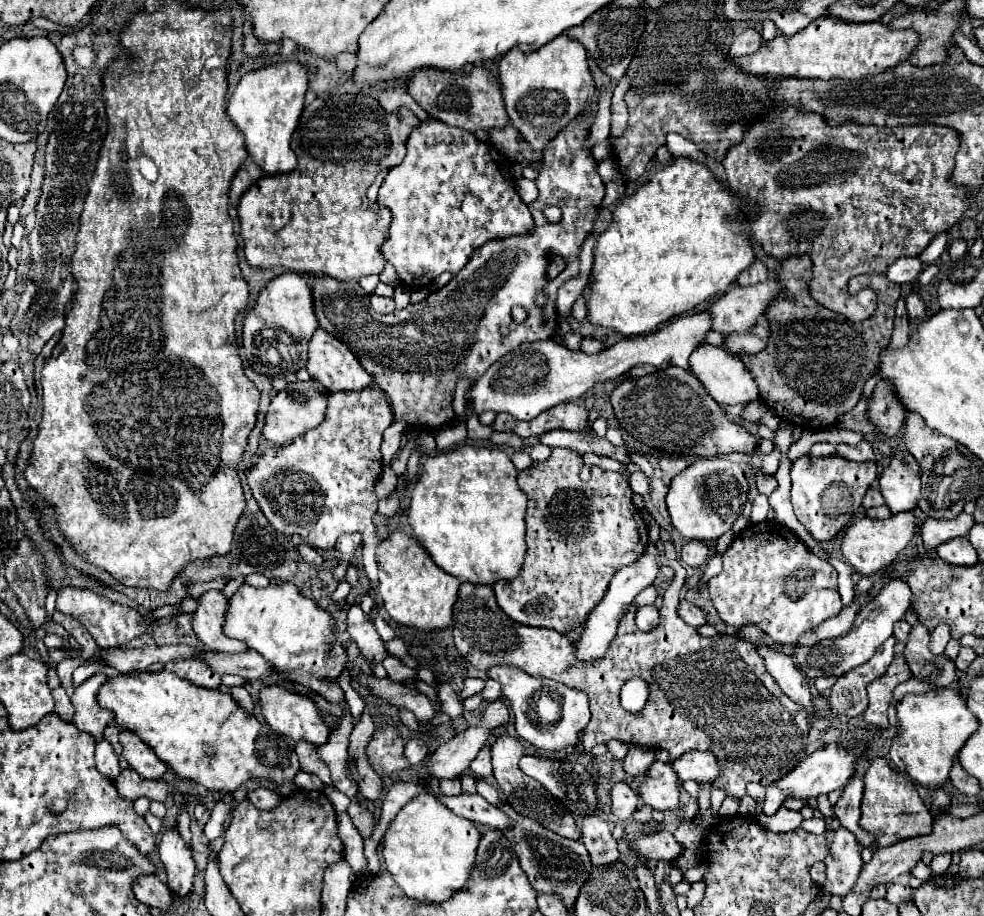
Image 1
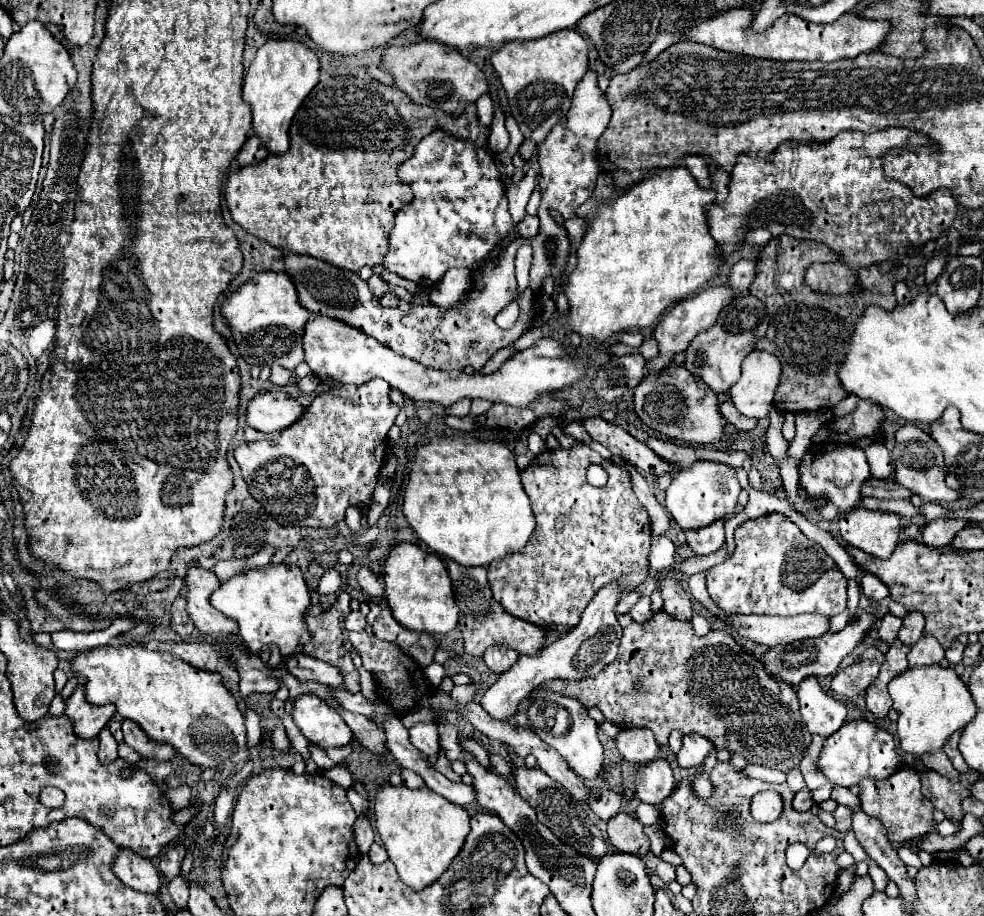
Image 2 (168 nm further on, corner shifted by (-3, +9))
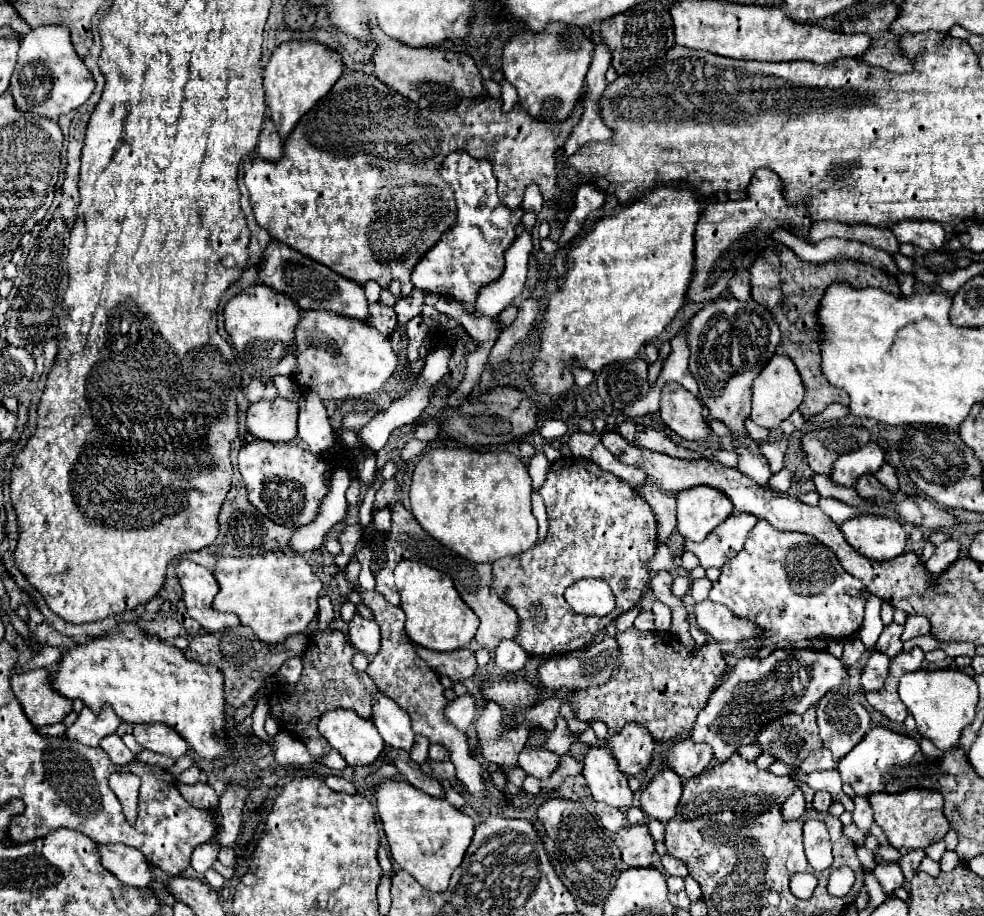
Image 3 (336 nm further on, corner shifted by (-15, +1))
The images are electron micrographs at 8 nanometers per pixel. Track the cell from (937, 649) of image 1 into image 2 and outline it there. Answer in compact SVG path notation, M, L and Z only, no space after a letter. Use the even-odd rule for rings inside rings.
M922 636L908 652L910 666L928 666L938 664L944 658L944 648L932 636Z

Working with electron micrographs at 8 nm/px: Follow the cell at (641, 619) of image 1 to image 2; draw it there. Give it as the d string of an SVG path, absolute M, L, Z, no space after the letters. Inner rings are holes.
M640 596L640 600L636 602L636 606L632 606L632 610L630 610L630 616L632 616L636 622L648 622L648 620L652 618L650 598Z

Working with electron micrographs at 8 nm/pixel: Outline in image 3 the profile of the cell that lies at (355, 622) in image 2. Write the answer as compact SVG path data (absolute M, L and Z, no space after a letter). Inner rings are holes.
M356 616L348 624L348 640L356 650L372 656L380 648L380 628L376 622Z

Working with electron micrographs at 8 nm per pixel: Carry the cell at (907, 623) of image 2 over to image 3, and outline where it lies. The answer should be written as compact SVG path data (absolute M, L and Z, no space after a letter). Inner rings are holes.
M908 616L902 632L902 640L912 640L916 636L930 634L930 620L926 616Z

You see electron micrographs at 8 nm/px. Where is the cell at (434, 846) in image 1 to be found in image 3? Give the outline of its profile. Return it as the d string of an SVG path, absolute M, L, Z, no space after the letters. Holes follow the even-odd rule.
M382 780L376 784L374 796L392 858L402 870L414 876L424 890L444 892L452 872L460 866L464 852L470 846L474 820L446 800L420 792L406 780Z

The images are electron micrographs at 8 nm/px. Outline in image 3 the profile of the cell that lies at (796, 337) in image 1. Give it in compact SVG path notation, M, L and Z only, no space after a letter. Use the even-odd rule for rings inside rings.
M774 244L774 246L768 246L750 266L750 280L752 280L752 298L758 304L764 304L768 310L772 310L772 314L780 326L782 338L780 338L776 352L792 358L792 362L796 364L798 372L802 376L802 382L806 388L804 400L798 408L802 412L802 416L808 418L812 414L818 414L832 402L848 406L848 394L844 390L832 386L822 374L822 366L820 366L820 362L822 362L820 360L822 328L818 322L820 300L824 298L826 288L834 282L848 282L852 288L876 286L876 288L886 290L888 294L902 296L896 278L886 274L884 270L872 268L872 266L856 262L856 260L846 260L846 258L824 262L824 264L810 264L810 262L800 260L788 246Z

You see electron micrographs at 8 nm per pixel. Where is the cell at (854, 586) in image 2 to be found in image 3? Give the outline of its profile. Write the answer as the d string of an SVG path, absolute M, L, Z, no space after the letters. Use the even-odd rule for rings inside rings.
M859 638L849 639L849 641L845 641L841 660L846 666L853 666L861 659L865 650L866 648Z

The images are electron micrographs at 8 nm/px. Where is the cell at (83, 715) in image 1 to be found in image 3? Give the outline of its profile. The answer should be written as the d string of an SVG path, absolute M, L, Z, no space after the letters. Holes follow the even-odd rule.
M84 706L76 722L66 730L66 738L86 746L98 746L104 736L116 732L120 722L122 720L118 718L118 714L108 706L104 706L100 714L94 714L90 708Z

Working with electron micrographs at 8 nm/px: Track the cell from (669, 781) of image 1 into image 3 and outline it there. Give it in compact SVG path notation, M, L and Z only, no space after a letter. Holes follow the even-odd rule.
M660 770L640 796L640 808L654 820L668 822L682 796L682 778L670 770Z

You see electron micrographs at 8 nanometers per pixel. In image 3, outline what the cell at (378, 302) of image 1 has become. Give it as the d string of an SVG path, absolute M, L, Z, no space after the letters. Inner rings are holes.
M414 290L408 298L400 298L396 302L396 314L398 314L398 324L406 324L410 318L418 316L424 304L424 294L420 290Z

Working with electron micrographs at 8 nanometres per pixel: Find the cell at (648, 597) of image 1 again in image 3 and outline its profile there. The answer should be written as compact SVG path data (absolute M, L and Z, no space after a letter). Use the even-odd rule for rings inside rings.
M632 608L632 610L624 612L624 614L616 620L616 628L618 628L618 630L626 630L626 628L630 628L630 626L634 624L634 620L636 620L638 612L640 612L638 608Z

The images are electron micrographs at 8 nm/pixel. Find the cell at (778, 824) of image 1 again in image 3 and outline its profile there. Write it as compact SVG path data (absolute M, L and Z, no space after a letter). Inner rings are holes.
M822 790L816 792L816 796L814 796L814 800L812 800L812 808L814 808L814 810L826 812L830 804L832 804L832 796L830 796L828 792L822 792Z

